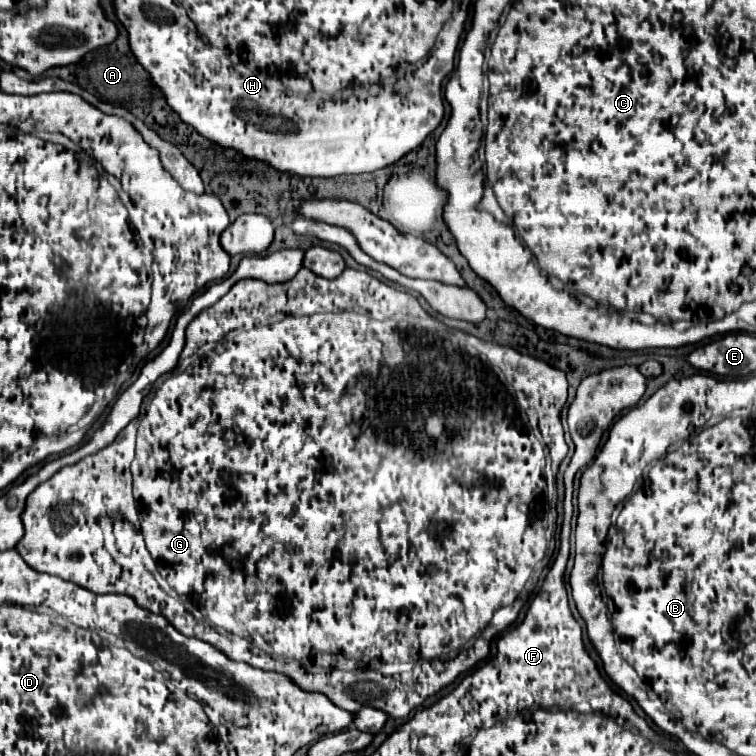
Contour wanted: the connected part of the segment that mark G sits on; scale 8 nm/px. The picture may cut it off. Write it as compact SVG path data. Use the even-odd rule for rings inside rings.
M348 267L342 271L342 275L338 275L338 279L324 279L308 269L300 269L298 275L286 283L268 285L258 279L238 281L216 305L204 309L188 325L180 360L188 357L196 359L182 373L176 369L160 383L144 419L140 421L138 417L126 429L122 429L114 443L96 453L98 459L90 455L92 459L82 459L76 465L68 465L30 493L22 515L26 533L16 545L16 551L22 555L22 559L38 573L56 575L94 593L126 593L134 597L142 609L154 611L158 615L165 611L167 620L178 631L182 631L182 635L202 639L212 647L218 647L218 651L224 655L230 655L230 659L250 663L252 667L262 667L264 671L290 675L290 679L294 679L298 687L304 687L304 691L324 693L336 707L350 713L360 711L362 707L374 707L384 711L388 717L404 719L416 707L420 707L426 697L438 693L460 673L486 659L492 637L502 633L518 615L500 611L516 601L524 583L528 581L526 575L532 575L532 569L544 558L547 550L544 515L552 505L546 502L546 489L556 487L556 478L544 476L544 468L548 463L546 458L549 457L549 451L554 471L559 470L568 452L560 423L560 411L566 403L566 375L546 361L522 355L507 345L487 342L450 329L438 319L430 317L410 293L396 292L394 287L378 281L365 270ZM134 443L138 453L136 457ZM464 469L476 469L480 475L480 485L492 479L498 481L498 489L492 489L492 493L474 493L470 481L466 481ZM132 479L134 499L138 503L142 521L140 531L150 553L144 551L144 555L128 555L132 559L128 559L130 569L126 569L124 565L116 563L116 559L104 547L104 531L108 527L108 519L120 515L122 503L130 499ZM150 554L156 564L150 564Z

